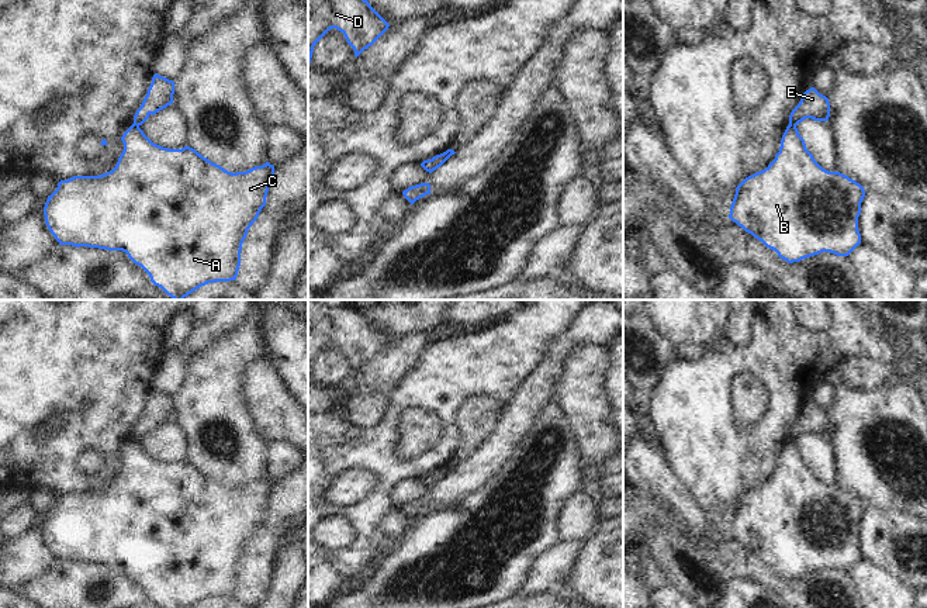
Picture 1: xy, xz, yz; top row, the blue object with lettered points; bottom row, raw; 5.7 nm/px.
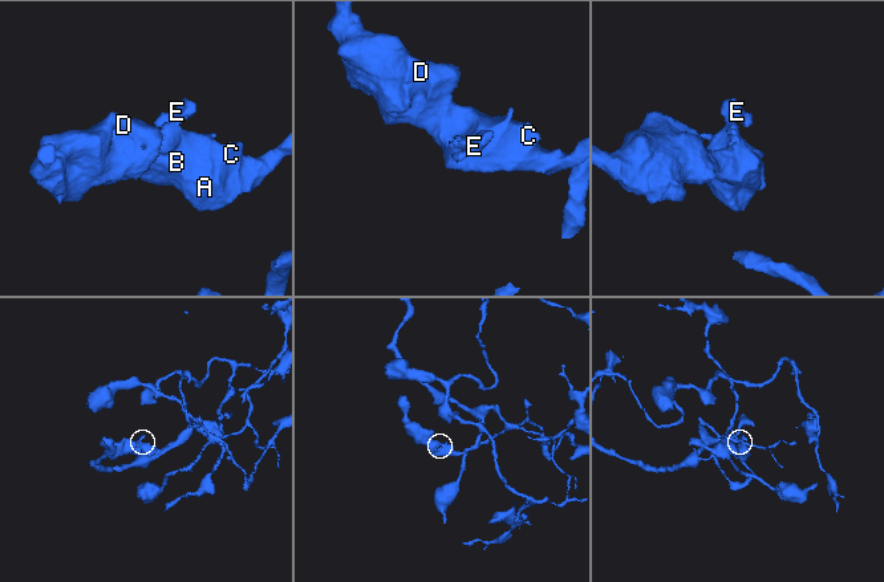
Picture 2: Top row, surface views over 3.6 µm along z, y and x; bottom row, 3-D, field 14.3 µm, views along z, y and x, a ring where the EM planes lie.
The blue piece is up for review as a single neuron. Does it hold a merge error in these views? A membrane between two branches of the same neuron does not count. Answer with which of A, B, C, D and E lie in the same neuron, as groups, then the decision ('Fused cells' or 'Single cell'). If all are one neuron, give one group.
Groups: A B C D / E. Fused cells.

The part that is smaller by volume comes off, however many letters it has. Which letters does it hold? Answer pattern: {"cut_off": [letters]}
{"cut_off": ["E"]}

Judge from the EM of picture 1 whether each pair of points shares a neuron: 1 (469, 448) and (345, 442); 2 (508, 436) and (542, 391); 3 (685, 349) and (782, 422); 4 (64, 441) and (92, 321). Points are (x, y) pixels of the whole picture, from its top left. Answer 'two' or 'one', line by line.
1: two
2: one
3: two
4: one

